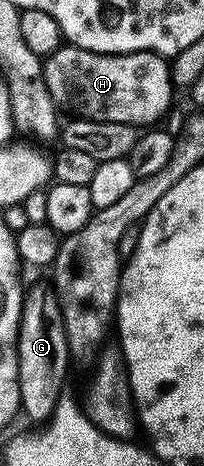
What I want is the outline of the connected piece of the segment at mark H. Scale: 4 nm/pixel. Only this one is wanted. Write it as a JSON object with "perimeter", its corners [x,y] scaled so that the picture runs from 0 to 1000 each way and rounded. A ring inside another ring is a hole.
{"perimeter":[[[319,92],[245,122],[216,124],[211,137],[230,195],[250,204],[260,223],[284,236],[343,234],[358,240],[343,245],[426,260],[623,264],[676,273],[730,273],[784,262],[770,258],[824,238],[828,223],[858,206],[833,133],[775,114],[471,114]]]}

